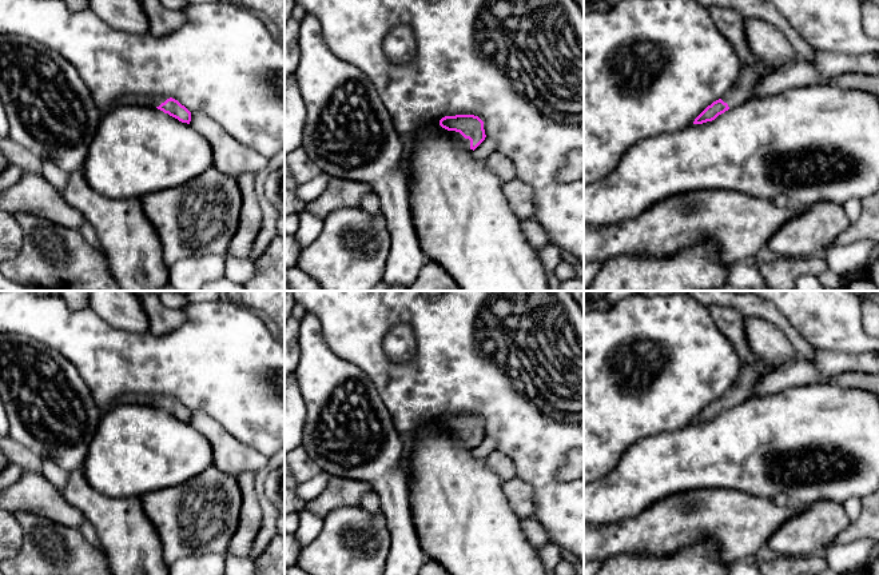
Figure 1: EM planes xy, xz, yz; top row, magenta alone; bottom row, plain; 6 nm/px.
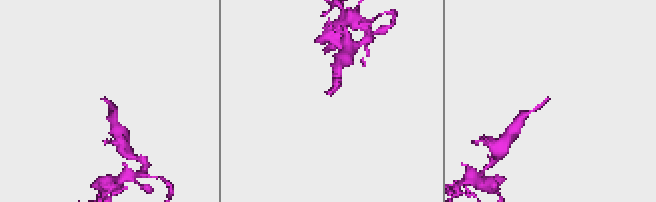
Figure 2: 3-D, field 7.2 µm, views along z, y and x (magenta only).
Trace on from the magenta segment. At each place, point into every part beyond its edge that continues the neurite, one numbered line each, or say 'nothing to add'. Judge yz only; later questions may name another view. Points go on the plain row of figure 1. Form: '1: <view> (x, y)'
1: yz (748, 375)

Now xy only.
1: xy (132, 398)

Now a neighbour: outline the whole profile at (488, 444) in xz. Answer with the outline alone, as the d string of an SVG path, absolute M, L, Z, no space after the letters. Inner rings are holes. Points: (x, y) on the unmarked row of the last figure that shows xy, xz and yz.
M485 436L485 439L473 450L473 455L476 458L486 458L490 452L496 450L497 442L490 436Z

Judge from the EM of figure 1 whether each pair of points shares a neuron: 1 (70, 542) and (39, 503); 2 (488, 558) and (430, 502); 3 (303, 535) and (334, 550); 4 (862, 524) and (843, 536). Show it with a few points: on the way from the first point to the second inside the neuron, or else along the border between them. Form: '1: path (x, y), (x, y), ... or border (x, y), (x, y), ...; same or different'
1: border (23, 510), (76, 530); different
2: path (473, 543), (445, 515); same
3: border (323, 518), (321, 531), (303, 547); different
4: path (858, 528), (847, 535); same

